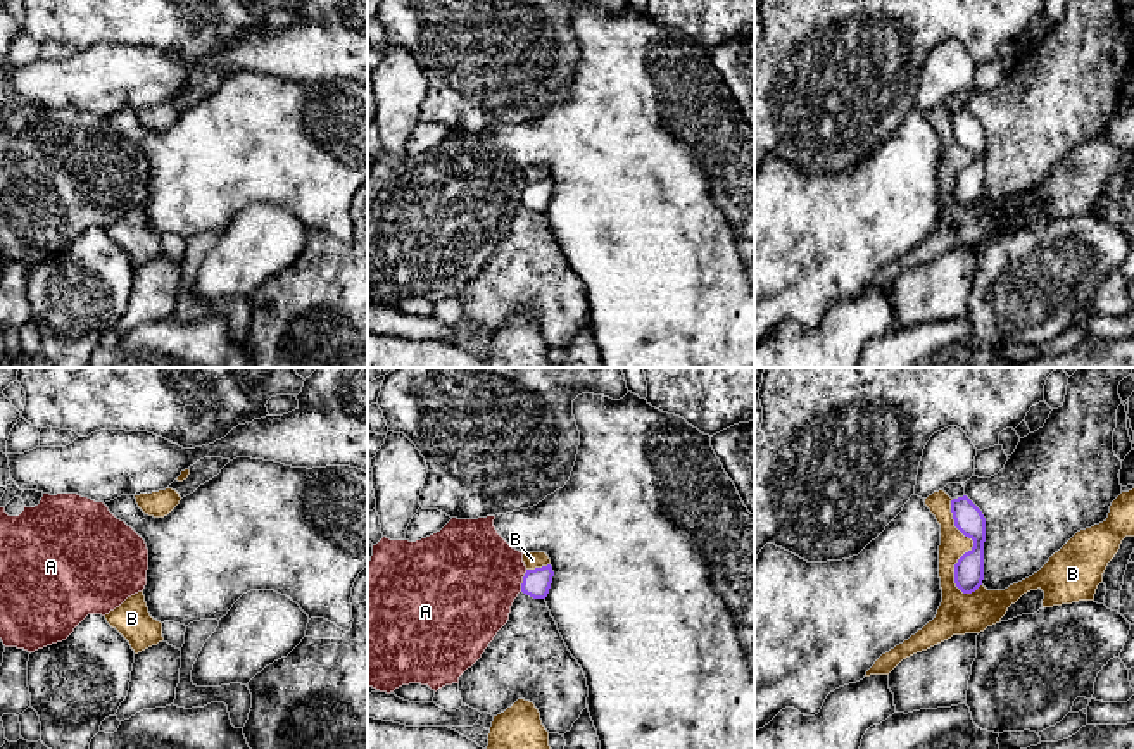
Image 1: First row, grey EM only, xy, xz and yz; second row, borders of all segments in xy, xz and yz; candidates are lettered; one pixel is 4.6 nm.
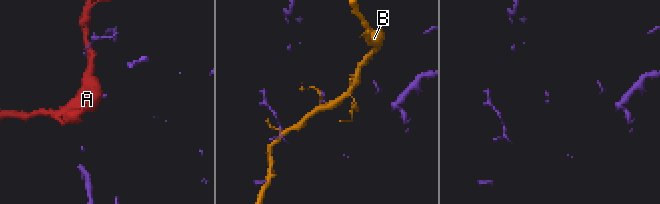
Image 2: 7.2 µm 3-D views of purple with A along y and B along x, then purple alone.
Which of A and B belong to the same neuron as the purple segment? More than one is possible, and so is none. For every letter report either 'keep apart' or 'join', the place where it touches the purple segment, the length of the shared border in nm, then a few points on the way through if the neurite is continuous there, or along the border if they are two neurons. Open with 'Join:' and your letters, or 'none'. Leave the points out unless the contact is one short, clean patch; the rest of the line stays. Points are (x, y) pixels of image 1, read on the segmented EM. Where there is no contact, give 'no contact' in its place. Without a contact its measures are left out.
Join: none
A: keep apart; meets purple in xz at (523, 580); contact 110 nm long
B: keep apart; meets purple in yz at (969, 551); contact 460 nm long

